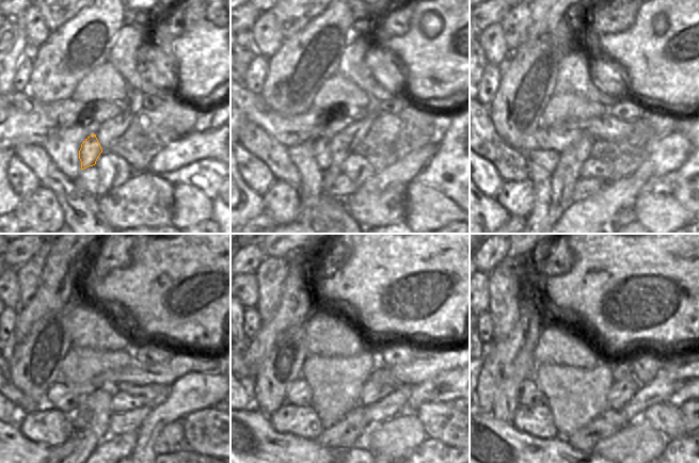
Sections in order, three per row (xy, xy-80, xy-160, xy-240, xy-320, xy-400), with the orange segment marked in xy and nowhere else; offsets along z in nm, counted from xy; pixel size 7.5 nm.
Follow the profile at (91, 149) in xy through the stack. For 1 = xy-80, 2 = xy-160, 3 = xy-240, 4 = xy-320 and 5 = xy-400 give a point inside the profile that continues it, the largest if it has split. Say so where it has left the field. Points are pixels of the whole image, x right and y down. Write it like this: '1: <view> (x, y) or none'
1: xy-80 (322, 146)
2: xy-160 (549, 159)
3: xy-240 (61, 396)
4: xy-320 (299, 393)
5: xy-400 (529, 394)

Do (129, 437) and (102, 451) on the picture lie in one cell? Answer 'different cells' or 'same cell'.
same cell

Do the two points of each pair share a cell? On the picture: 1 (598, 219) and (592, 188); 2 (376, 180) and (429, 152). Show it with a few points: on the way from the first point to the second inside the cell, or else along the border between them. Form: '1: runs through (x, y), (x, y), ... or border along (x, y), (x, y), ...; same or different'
1: border along (606, 181), (598, 191), (572, 203); different
2: runs through (388, 176), (404, 171), (416, 160); same

